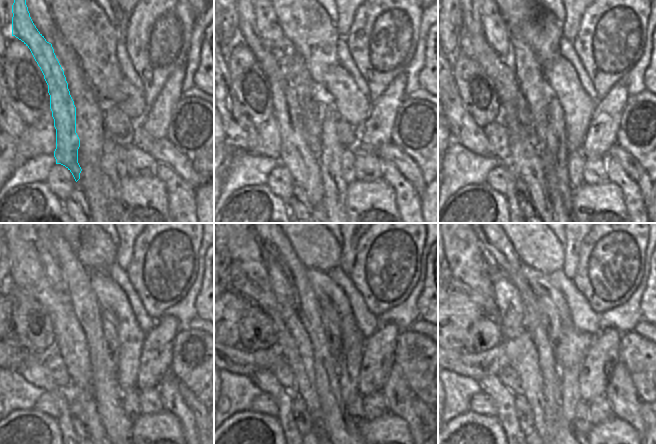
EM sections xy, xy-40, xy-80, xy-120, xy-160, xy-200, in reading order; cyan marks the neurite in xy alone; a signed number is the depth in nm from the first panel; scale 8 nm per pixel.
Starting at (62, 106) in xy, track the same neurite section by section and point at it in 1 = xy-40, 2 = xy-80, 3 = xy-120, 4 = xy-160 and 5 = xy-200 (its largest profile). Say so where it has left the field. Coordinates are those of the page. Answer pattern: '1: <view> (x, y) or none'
1: xy-40 (303, 164)
2: xy-80 (525, 161)
3: xy-120 (28, 275)
4: xy-160 (250, 278)
5: xy-200 (473, 278)

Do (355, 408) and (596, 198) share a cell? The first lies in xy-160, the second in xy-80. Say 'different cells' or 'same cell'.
different cells

